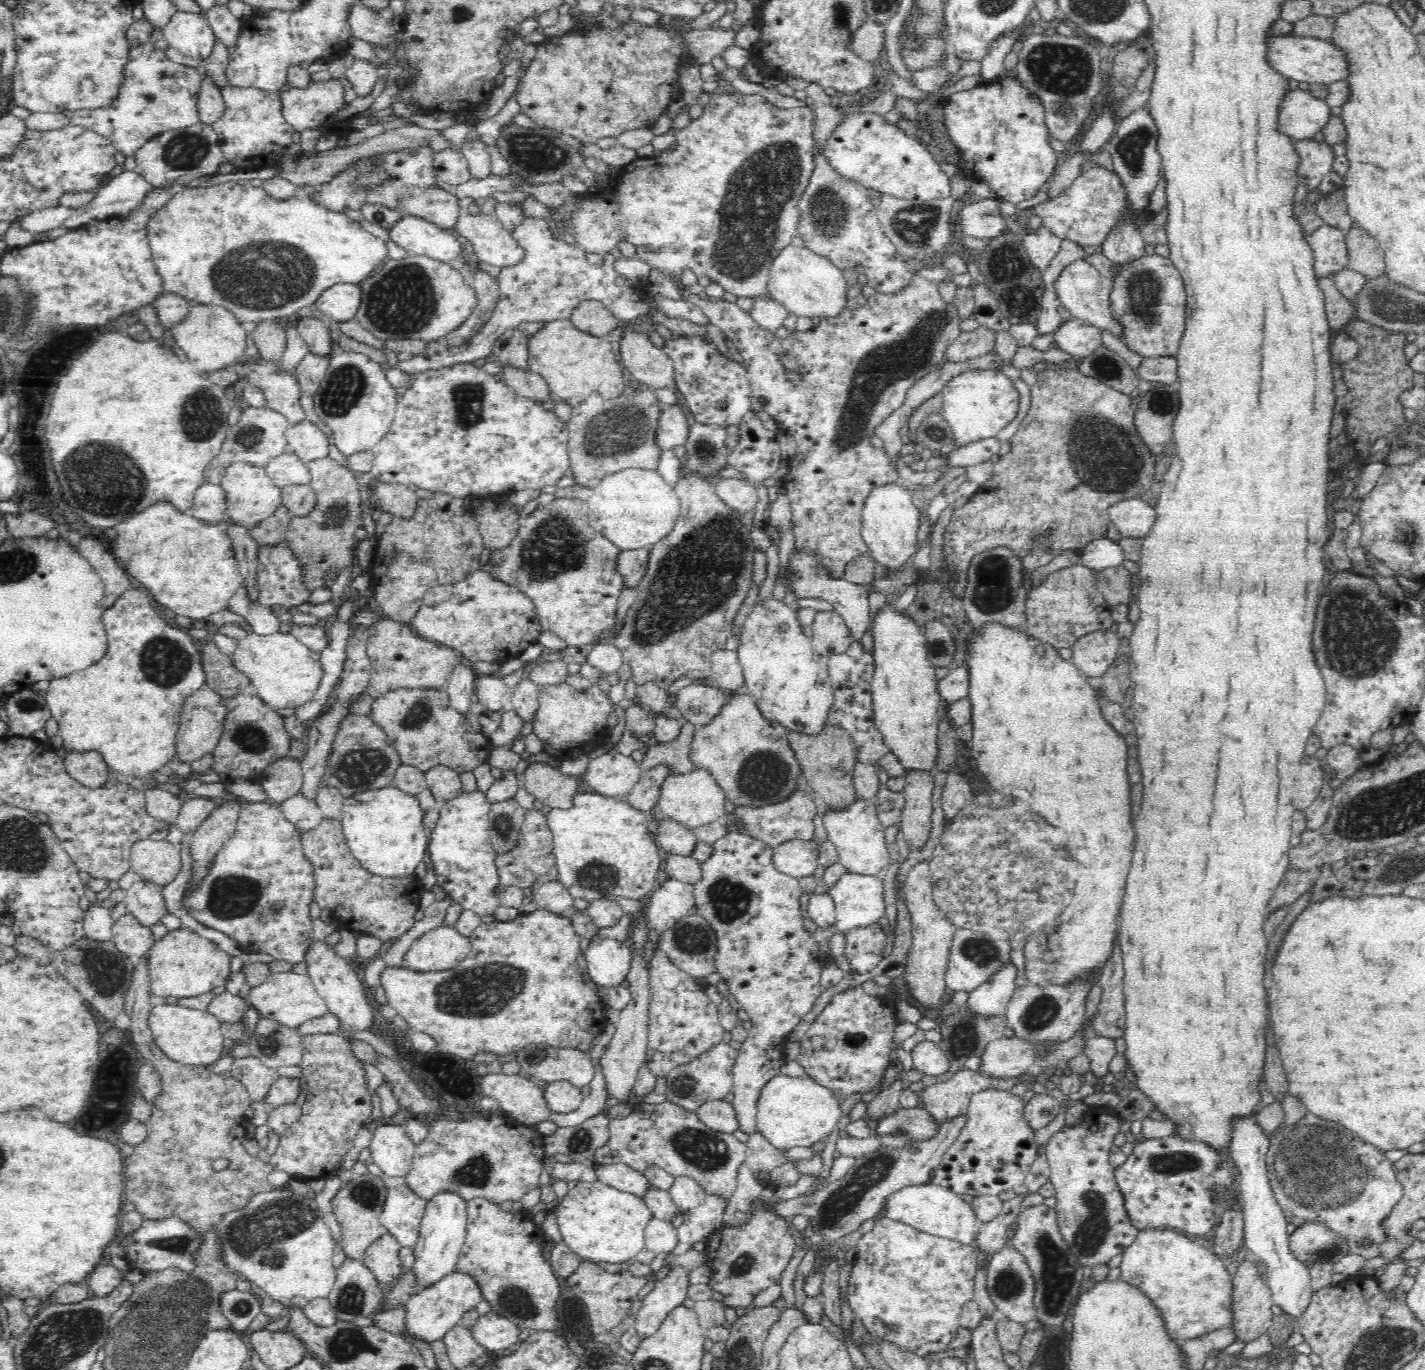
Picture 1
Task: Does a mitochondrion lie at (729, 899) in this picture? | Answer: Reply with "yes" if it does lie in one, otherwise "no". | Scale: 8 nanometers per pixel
yes

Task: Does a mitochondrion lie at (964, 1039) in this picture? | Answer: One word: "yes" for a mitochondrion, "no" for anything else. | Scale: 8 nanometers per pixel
yes

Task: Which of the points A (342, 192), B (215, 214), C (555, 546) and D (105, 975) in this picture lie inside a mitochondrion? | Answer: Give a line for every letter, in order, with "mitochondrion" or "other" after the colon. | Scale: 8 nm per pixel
A: mitochondrion
B: other
C: mitochondrion
D: mitochondrion

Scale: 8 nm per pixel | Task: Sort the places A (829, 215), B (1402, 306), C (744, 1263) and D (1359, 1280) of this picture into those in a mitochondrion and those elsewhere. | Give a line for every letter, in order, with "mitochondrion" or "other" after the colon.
A: mitochondrion
B: mitochondrion
C: mitochondrion
D: other

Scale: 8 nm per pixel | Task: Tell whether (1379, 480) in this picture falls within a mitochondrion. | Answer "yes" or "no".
no

